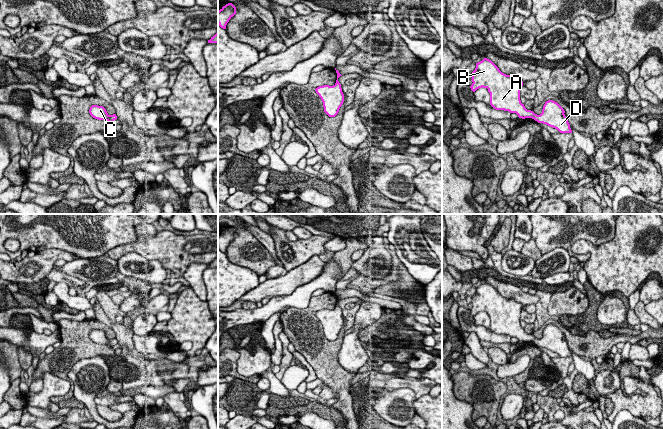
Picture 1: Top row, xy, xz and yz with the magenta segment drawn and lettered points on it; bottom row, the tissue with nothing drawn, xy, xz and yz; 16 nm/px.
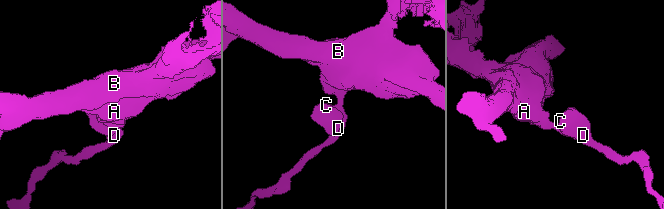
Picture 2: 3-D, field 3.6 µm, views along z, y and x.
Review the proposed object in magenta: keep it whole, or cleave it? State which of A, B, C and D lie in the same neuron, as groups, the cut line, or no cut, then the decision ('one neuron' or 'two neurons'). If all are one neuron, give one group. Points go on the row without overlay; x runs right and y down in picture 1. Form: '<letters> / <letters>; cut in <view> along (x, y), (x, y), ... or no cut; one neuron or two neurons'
A B C D; no cut; one neuron

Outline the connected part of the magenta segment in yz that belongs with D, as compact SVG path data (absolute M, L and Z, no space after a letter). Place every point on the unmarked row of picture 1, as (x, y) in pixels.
M484 282L476 287L471 303L473 307L470 312L473 316L482 311L488 313L490 329L494 333L516 337L522 343L532 342L563 358L572 357L568 343L564 338L565 335L557 326L546 325L540 339L527 334L520 324L523 305L513 299L502 297L491 284Z

